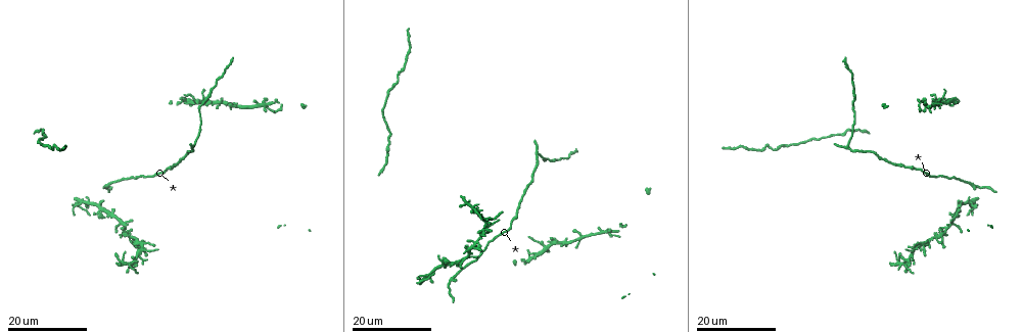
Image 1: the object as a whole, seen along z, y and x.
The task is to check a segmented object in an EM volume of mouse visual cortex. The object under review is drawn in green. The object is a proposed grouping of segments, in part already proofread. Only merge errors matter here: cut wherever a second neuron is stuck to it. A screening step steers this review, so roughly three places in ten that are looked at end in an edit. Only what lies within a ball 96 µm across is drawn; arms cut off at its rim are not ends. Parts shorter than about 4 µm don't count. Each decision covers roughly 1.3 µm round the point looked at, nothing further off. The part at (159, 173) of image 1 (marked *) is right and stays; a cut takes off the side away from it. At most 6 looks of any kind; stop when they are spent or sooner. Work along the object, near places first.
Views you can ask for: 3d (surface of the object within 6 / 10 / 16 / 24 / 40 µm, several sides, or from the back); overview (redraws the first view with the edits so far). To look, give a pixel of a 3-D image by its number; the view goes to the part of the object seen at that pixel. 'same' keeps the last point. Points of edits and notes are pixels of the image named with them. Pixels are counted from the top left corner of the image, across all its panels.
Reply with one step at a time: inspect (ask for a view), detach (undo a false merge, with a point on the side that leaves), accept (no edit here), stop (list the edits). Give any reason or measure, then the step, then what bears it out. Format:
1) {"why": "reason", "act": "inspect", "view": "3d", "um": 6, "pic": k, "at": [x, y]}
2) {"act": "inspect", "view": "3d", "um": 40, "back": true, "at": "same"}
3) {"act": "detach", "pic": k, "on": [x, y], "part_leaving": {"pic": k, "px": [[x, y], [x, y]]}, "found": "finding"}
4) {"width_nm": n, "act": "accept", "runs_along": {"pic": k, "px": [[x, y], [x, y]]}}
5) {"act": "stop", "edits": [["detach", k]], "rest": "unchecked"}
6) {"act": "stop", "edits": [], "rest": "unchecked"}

{"why": "sudden change in width", "act": "inspect", "view": "3d", "um": 24, "pic": 1, "at": [511, 223]}

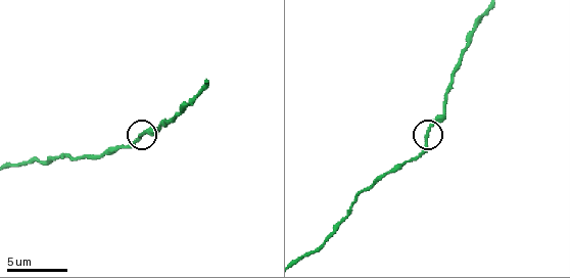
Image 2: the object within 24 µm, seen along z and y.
{"why": "zoom in", "act": "inspect", "view": "3d", "um": 6, "pic": 2, "at": [428, 130]}

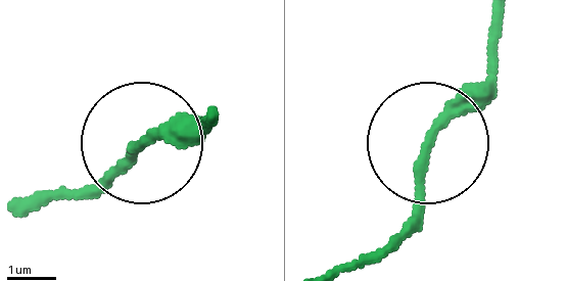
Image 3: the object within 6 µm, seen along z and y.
{"act": "accept", "found": "one neuron here"}

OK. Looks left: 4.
{"why": "arms run side by side", "act": "inspect", "view": "3d", "um": 16, "pic": 1, "at": [960, 206]}

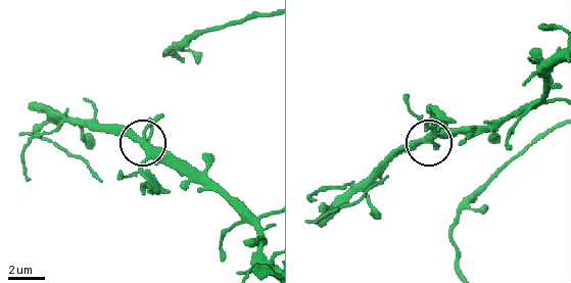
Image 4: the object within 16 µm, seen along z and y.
{"act": "inspect", "view": "3d", "um": 6, "pic": 4, "at": [136, 136]}

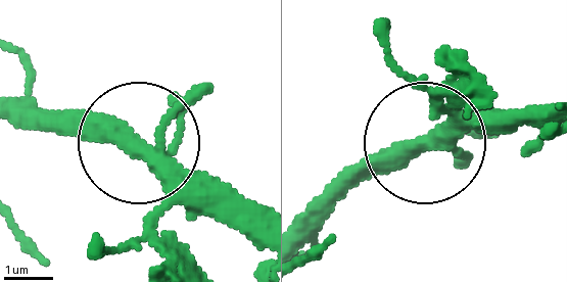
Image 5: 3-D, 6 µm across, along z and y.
{"arms": 4, "act": "accept", "found": "continuous, no second neuron"}

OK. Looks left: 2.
{"why": "three arms meet", "act": "inspect", "view": "3d", "um": 16, "pic": 1, "at": [106, 186]}

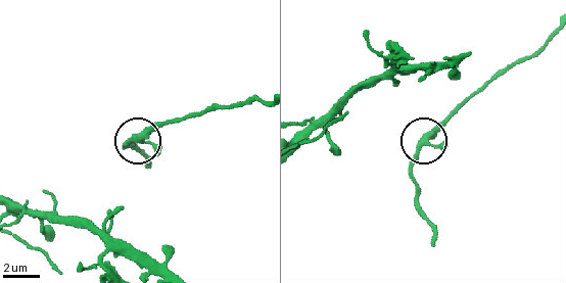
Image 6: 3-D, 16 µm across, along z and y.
{"act": "inspect", "view": "3d", "um": 6, "pic": 6, "at": [425, 139]}

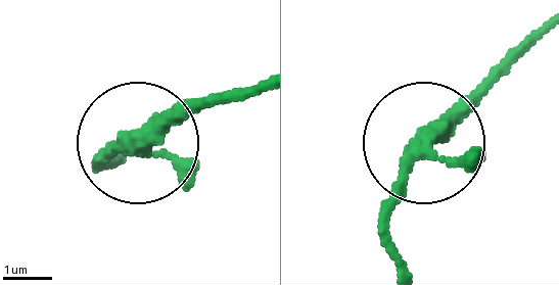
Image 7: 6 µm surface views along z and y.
{"act": "accept", "runs_along": {"pic": 7, "px": [[537, 28], [438, 126], [382, 243]]}, "found": "continuous, no second neuron"}

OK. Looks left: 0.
{"act": "stop", "edits": [], "rest": "unchecked"}

